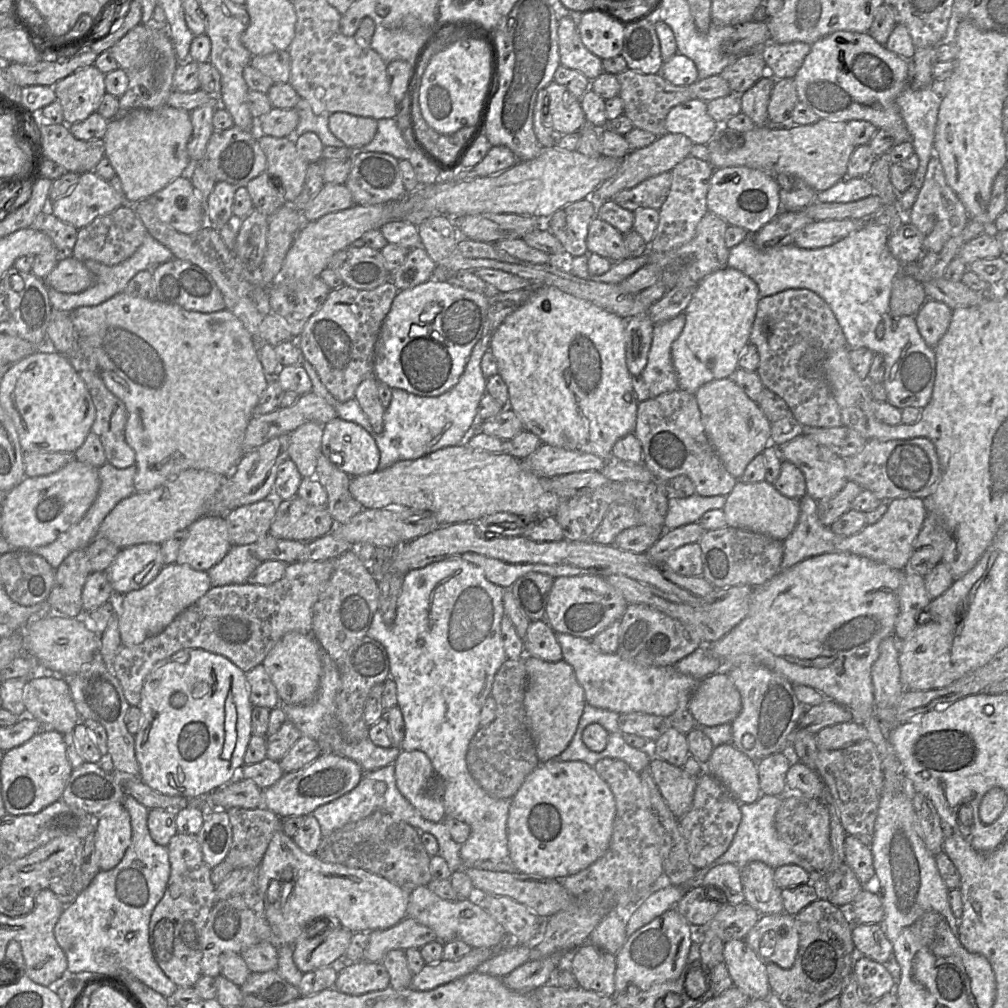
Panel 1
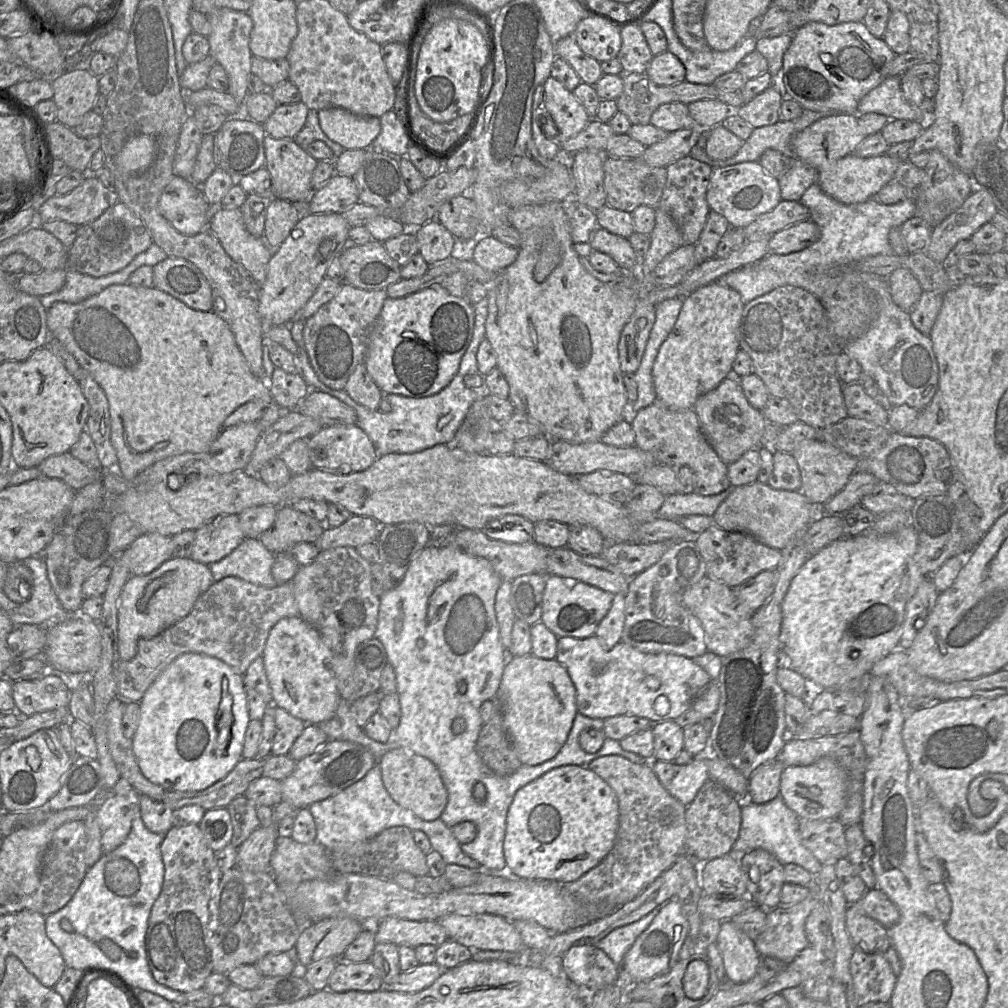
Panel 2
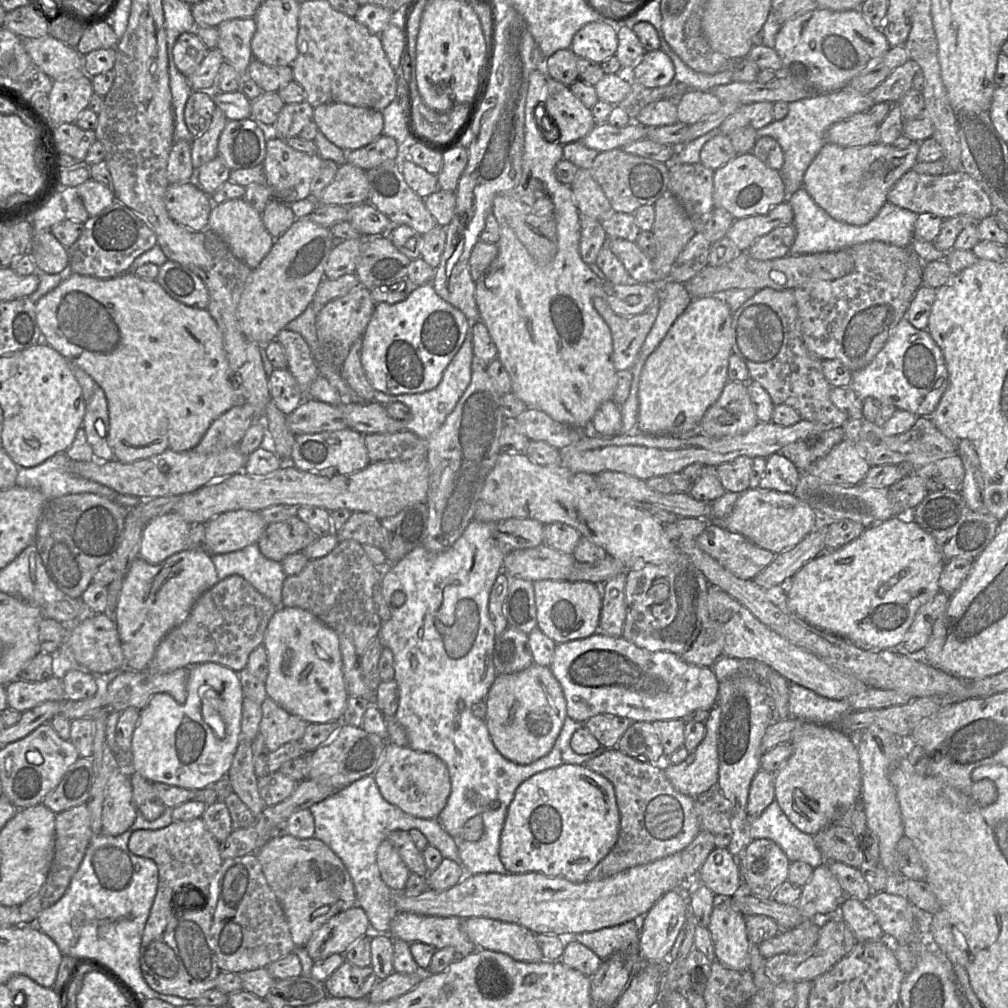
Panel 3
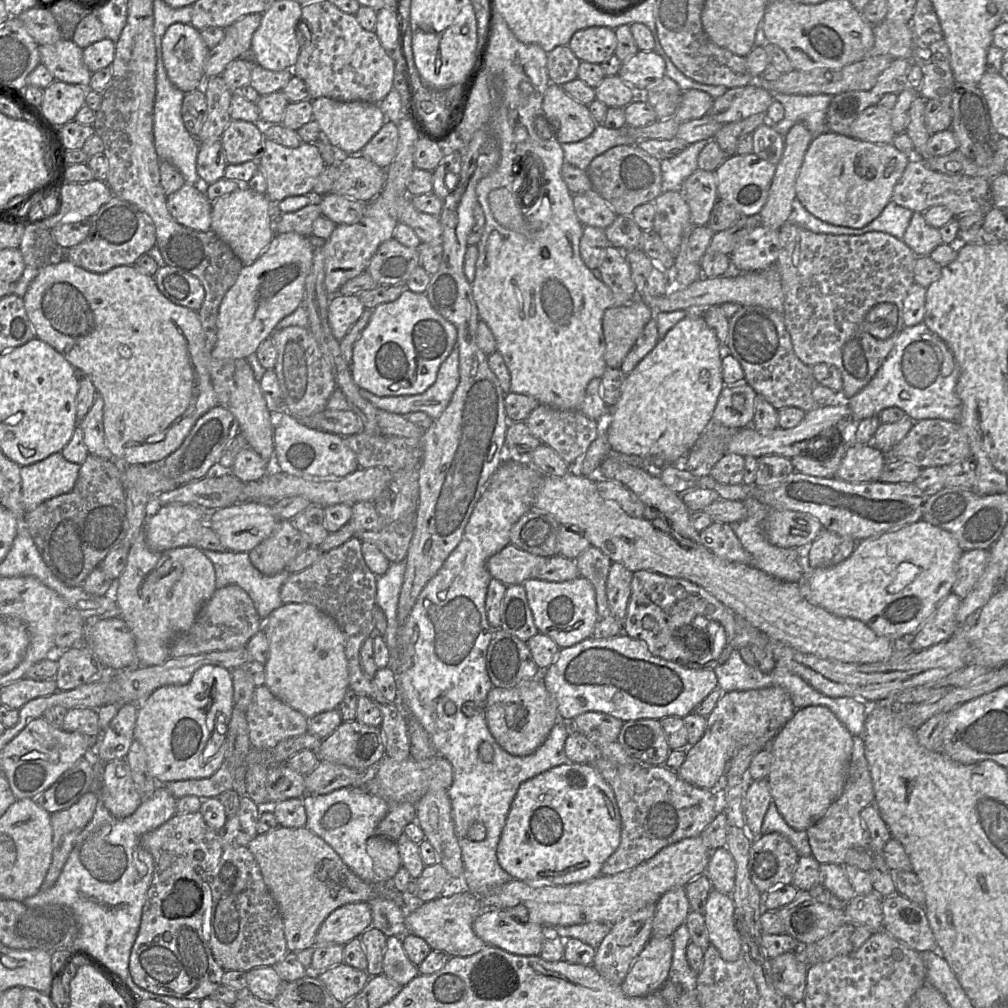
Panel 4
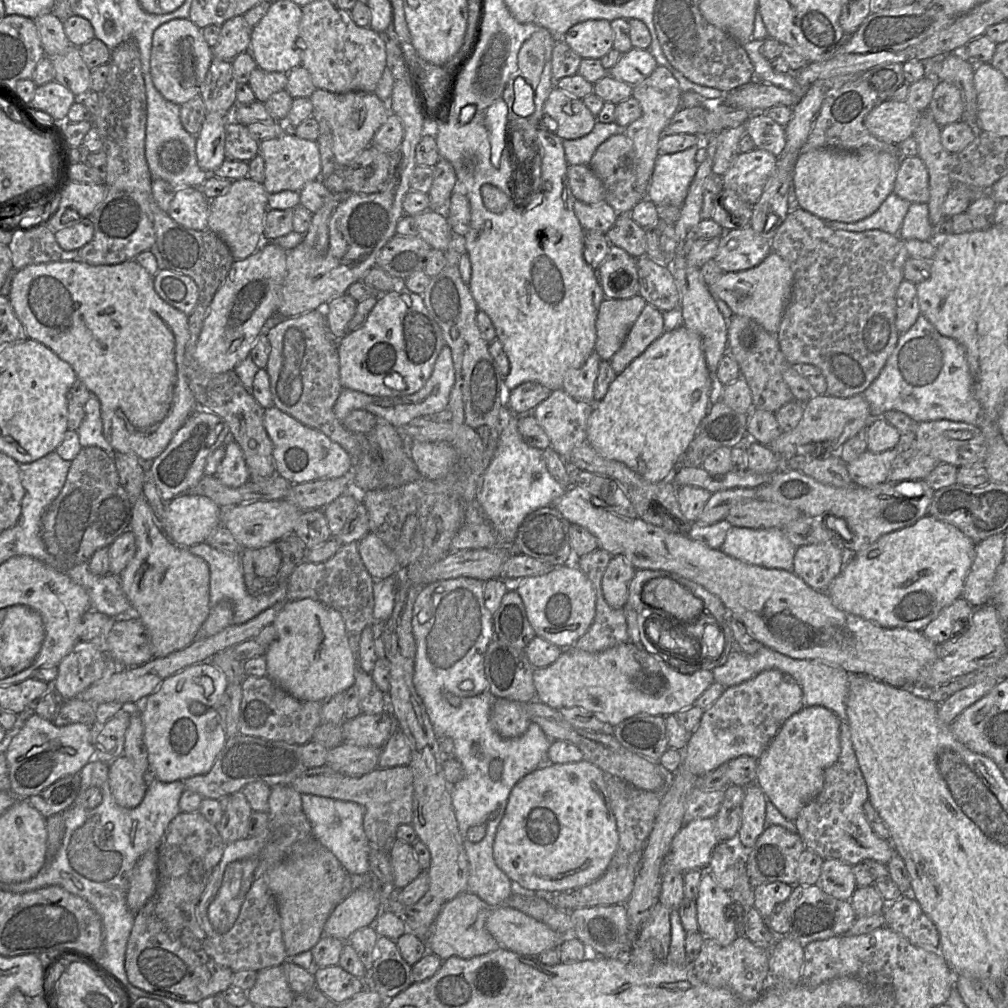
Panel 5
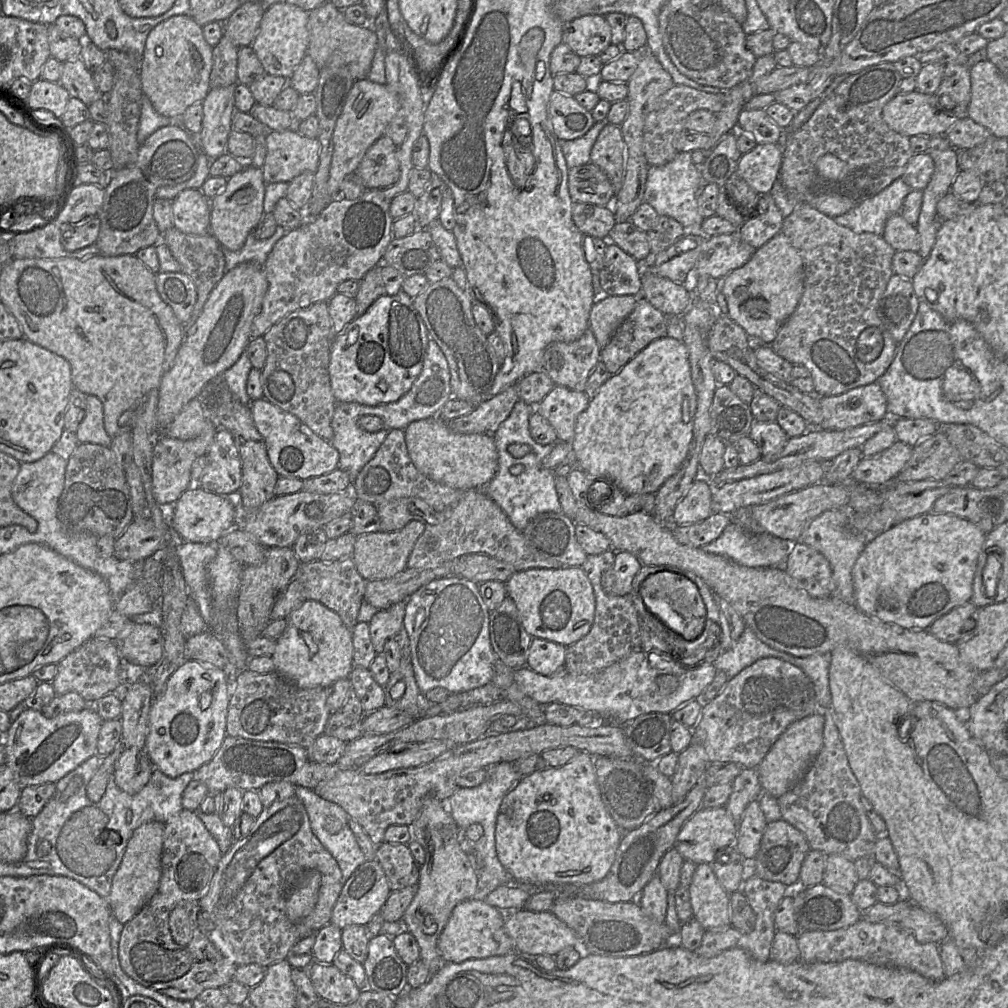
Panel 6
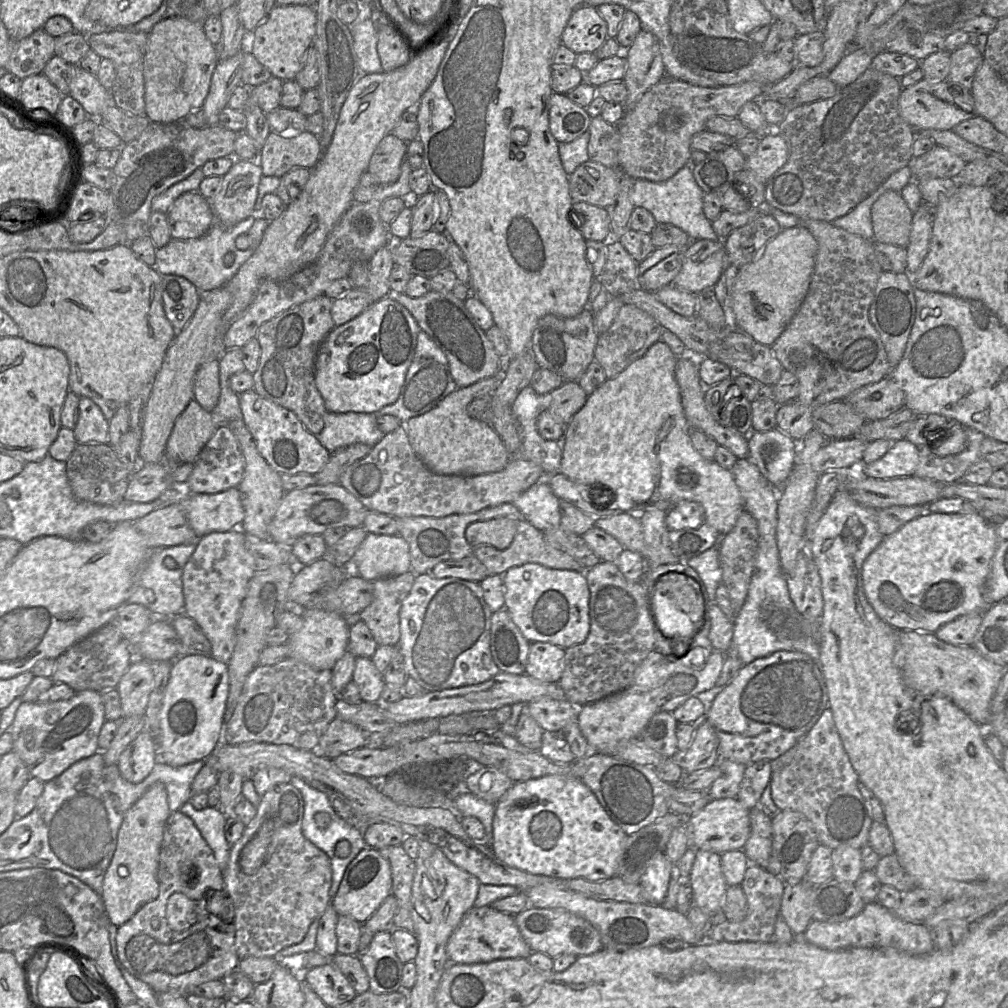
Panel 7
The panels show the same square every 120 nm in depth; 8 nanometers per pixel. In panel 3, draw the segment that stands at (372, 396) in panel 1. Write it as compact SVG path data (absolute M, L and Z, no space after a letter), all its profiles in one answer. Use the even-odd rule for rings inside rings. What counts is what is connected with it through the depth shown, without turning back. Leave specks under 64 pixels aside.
M362 338L356 341L342 365L341 375L348 386L363 402L374 401L376 389L368 380L361 363Z

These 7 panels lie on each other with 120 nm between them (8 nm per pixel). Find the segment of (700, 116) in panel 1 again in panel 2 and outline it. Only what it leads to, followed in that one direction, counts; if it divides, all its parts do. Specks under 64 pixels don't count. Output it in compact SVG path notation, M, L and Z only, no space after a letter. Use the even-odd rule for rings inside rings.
M680 102L660 105L653 112L650 124L668 133L681 129L699 128L689 113L688 105Z

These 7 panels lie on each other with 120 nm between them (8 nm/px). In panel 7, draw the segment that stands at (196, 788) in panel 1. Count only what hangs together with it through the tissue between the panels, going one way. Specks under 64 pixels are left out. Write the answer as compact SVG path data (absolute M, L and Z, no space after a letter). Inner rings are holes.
M184 655L175 659L160 711L158 761L179 767L207 759L222 743L223 717L228 695L226 664L203 655Z

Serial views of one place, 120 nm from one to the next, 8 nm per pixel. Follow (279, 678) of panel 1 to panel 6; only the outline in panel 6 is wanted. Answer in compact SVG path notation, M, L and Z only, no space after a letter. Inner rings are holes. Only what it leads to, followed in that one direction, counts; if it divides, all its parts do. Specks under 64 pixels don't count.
M305 600L294 609L287 619L287 626L277 639L272 658L275 671L300 688L328 688L340 679L348 678L355 666L353 663L352 631L333 610L315 600Z

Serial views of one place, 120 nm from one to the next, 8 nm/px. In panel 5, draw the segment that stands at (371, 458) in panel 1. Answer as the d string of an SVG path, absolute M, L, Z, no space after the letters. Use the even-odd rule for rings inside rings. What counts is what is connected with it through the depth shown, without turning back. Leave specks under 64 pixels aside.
M275 406L265 409L263 423L273 443L276 474L293 485L322 479L350 477L353 458L321 431L304 425Z

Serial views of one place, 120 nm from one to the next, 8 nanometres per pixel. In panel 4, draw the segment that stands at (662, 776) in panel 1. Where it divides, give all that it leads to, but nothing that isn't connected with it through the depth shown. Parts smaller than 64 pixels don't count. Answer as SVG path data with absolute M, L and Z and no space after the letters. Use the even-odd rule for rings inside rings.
M780 686L724 693L706 717L703 737L687 747L685 760L676 770L677 774L696 787L716 790L723 783L730 759L750 743L768 746L795 710L789 693Z

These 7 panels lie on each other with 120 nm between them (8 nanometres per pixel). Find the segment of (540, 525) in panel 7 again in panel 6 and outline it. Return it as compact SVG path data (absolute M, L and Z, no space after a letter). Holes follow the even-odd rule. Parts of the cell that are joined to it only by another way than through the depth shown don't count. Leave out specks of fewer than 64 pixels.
M497 429L497 431L495 432L494 440L498 452L498 470L492 480L482 490L504 511L514 527L517 528L519 531L523 531L527 527L529 522L541 513L562 512L561 504L559 502L559 497L556 490L555 472L543 466L543 459L551 453L551 449L549 447L540 448L527 444L531 447L531 451L527 455L525 455L524 459L520 459L512 456L508 450L508 447L512 443L526 443L522 442L519 439L509 439L510 438L507 438L507 432L503 436L500 429Z

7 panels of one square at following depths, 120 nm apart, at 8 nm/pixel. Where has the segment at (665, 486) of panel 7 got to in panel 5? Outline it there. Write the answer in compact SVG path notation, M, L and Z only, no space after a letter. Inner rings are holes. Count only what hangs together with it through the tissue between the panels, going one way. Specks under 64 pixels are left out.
M684 325L664 331L609 385L605 397L594 402L588 418L587 439L602 457L619 461L651 483L669 480L695 437L714 401L714 376L710 373L701 337Z

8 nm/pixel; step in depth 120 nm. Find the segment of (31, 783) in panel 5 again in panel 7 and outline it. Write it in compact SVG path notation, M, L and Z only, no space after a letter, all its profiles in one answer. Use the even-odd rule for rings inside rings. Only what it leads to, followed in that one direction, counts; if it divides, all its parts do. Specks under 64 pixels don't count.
M84 690L68 699L48 704L38 702L23 702L15 715L9 730L13 738L13 751L24 762L29 774L46 783L59 775L77 761L90 757L99 751L98 736L106 722L102 693Z

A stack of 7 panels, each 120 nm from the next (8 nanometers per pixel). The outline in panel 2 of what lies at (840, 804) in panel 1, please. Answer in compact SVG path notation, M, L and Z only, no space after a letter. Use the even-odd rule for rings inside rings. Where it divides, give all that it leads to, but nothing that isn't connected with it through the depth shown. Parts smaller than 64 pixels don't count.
M858 728L836 736L825 736L806 740L787 739L777 759L781 761L784 766L807 766L823 757L834 759L846 770L849 777L846 805L837 819L845 827L860 824L863 814L863 782L867 766L867 755Z

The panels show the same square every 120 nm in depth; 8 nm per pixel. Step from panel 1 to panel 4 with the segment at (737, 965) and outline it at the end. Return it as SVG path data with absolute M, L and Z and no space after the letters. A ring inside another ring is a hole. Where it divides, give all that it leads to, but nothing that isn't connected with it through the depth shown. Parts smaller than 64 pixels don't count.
M712 889L705 905L704 919L709 942L718 950L721 958L727 962L738 960L741 956L741 939L731 895Z

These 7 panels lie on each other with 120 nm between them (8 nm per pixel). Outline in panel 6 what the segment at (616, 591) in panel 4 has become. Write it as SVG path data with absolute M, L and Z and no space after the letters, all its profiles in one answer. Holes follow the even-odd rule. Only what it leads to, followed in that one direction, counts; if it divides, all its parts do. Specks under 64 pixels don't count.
M616 551L614 565L602 576L604 589L616 596L631 594L633 581L642 566L640 560L630 552Z

